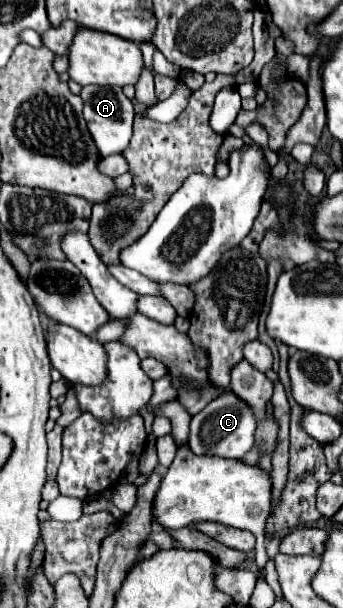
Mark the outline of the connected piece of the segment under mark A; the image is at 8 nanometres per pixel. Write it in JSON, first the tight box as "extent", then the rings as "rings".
{"extent":[81,86,133,156],"rings":[[[83,86],[81,88],[81,100],[85,104],[85,120],[89,126],[89,132],[97,144],[97,150],[101,156],[109,154],[121,154],[123,148],[129,144],[133,134],[133,104],[123,94],[121,88],[101,88],[101,86]]]}

